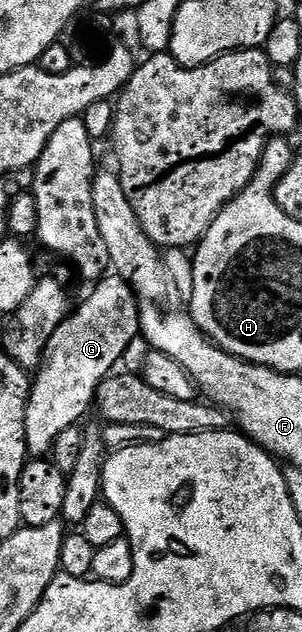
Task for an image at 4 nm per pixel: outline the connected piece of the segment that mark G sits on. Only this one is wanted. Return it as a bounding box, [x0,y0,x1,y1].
[25,275,141,457]

